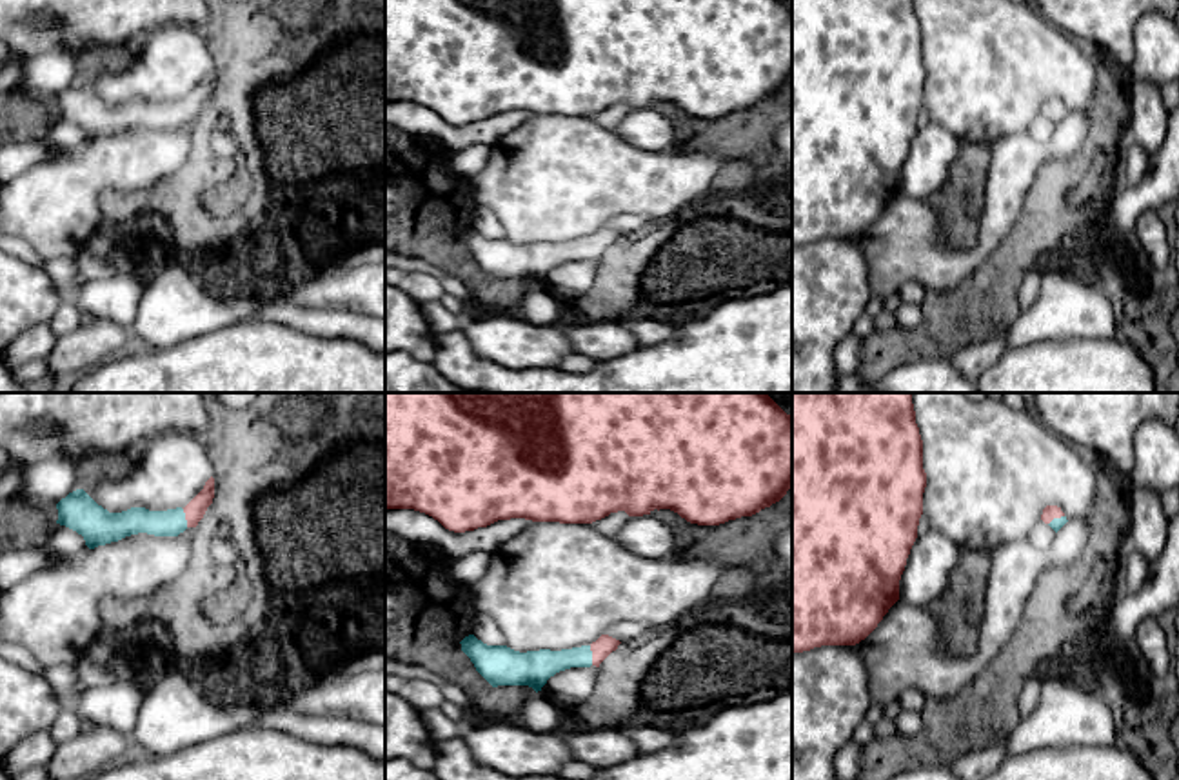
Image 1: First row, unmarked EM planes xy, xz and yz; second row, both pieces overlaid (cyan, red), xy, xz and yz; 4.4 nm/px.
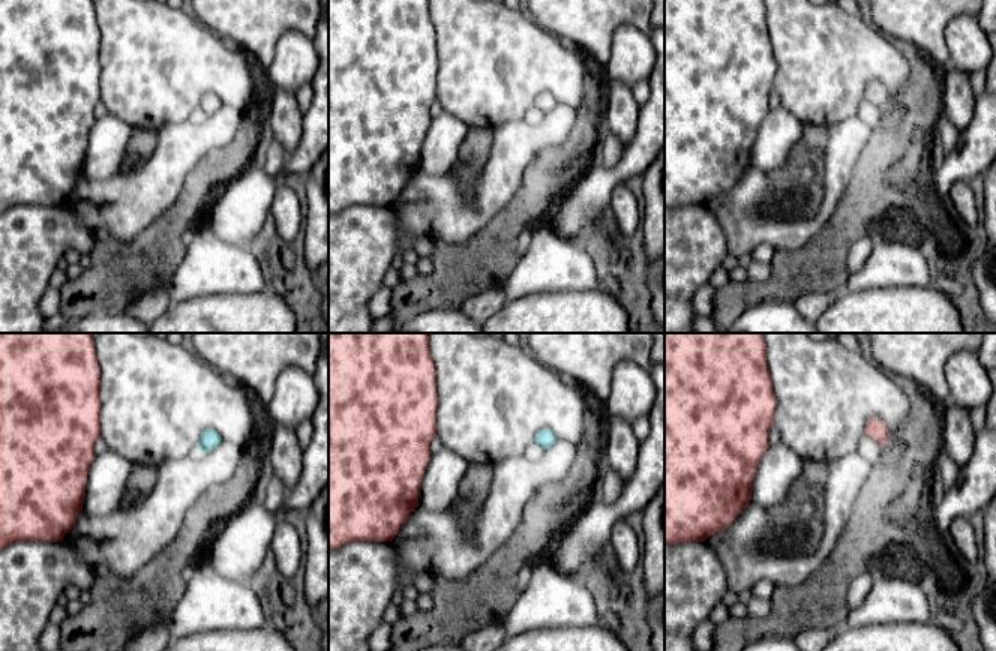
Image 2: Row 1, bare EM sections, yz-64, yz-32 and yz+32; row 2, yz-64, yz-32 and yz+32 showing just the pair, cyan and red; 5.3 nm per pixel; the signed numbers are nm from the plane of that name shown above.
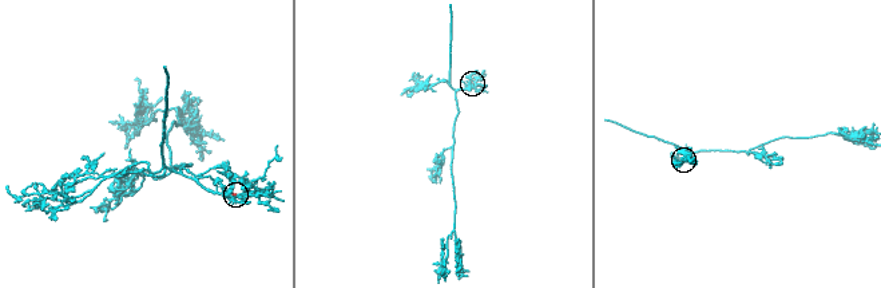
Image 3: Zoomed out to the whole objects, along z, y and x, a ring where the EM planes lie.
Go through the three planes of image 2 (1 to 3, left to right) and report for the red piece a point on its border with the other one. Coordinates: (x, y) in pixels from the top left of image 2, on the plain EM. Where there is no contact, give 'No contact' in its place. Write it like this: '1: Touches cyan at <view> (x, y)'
1: No contact
2: No contact
3: No contact

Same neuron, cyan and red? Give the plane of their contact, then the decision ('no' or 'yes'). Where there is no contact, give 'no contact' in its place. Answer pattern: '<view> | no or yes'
xz | yes

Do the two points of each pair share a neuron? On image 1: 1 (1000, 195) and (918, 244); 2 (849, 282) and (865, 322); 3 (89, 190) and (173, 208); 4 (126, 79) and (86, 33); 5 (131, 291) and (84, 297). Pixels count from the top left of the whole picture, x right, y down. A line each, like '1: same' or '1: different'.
1: same
2: different
3: different
4: different
5: same

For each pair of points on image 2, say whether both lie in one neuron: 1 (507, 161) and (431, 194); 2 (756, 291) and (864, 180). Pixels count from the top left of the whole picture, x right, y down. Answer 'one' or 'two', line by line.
1: one
2: one

